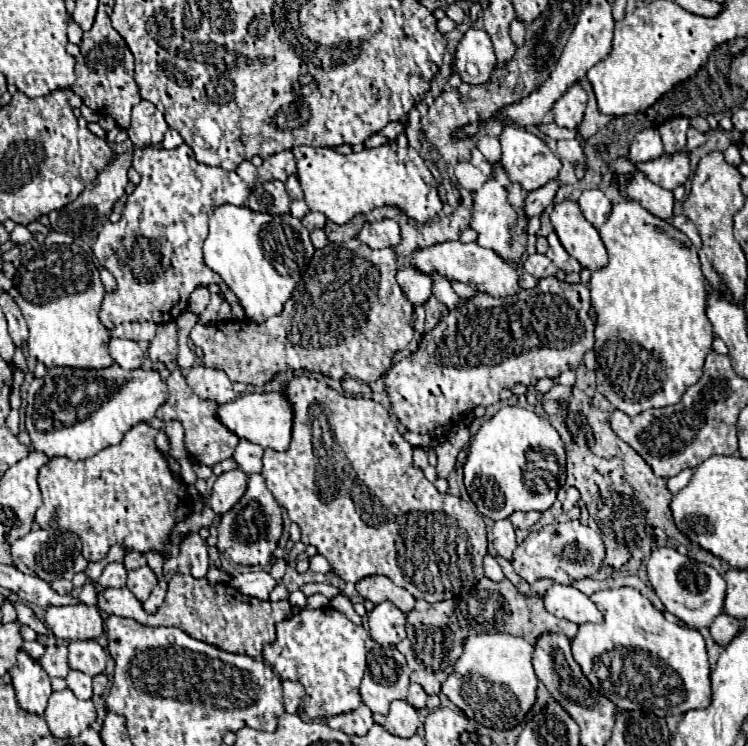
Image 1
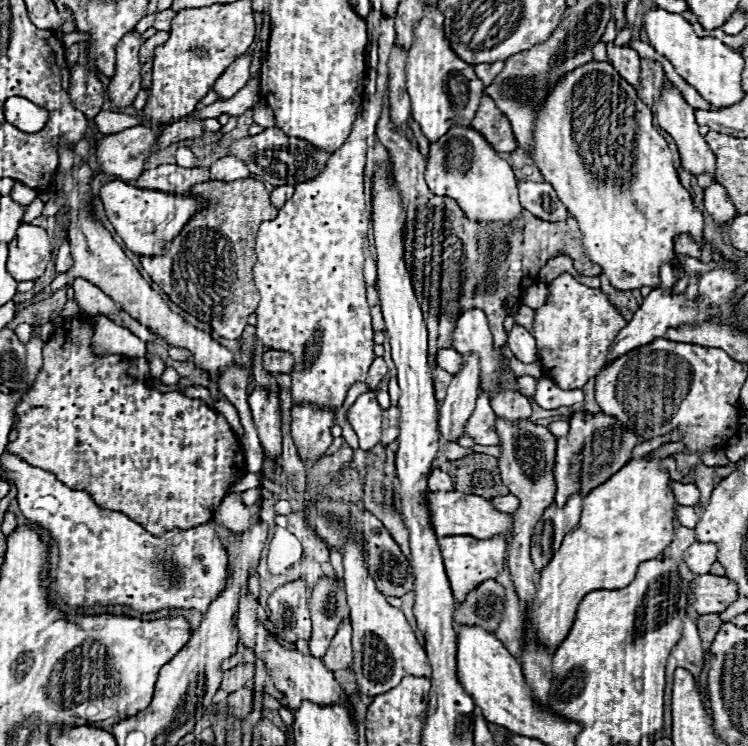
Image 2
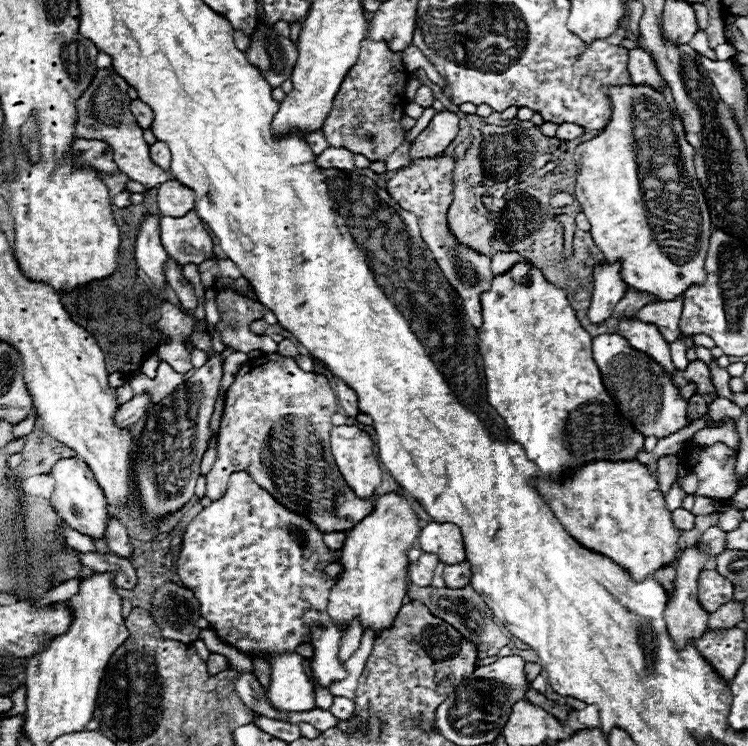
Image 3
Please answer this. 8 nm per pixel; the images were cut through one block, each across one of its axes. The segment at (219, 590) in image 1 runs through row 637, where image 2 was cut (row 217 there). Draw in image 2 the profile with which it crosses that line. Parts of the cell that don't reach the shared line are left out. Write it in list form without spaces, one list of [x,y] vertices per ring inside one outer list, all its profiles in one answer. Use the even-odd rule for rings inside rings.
[[[254,178],[234,182],[208,180],[196,184],[190,194],[202,200],[204,208],[188,220],[176,240],[164,244],[164,254],[140,256],[140,262],[176,306],[200,322],[208,322],[218,336],[236,340],[242,336],[248,316],[260,304],[260,292],[252,274],[256,232],[264,220],[276,218],[278,208],[270,204],[264,184]]]

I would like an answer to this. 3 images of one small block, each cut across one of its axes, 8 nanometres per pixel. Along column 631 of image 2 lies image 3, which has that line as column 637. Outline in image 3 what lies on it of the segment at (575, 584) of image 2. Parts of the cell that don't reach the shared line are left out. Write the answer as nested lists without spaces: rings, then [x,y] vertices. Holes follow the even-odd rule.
[[[598,460],[562,482],[554,482],[546,476],[538,482],[538,488],[564,530],[576,542],[616,562],[632,580],[642,582],[656,570],[676,562],[678,530],[670,518],[656,476],[638,460],[616,464]]]

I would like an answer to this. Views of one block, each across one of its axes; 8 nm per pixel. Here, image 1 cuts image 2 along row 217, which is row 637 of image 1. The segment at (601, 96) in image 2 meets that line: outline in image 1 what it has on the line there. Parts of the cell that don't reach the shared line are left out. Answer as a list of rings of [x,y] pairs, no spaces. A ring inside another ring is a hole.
[[[630,586],[598,590],[590,596],[596,608],[604,614],[600,624],[580,624],[572,640],[574,660],[580,664],[590,684],[616,704],[620,710],[644,710],[656,716],[684,714],[692,708],[706,708],[710,704],[710,666],[706,656],[704,638],[698,630],[686,630],[664,618],[640,590]]]

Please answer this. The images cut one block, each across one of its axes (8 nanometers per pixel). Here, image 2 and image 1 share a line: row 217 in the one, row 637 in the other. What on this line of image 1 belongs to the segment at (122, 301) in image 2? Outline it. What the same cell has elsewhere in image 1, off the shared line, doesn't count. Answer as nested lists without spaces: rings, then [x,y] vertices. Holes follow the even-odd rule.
[[[50,606],[46,610],[46,626],[56,638],[94,640],[104,632],[104,622],[96,606]]]

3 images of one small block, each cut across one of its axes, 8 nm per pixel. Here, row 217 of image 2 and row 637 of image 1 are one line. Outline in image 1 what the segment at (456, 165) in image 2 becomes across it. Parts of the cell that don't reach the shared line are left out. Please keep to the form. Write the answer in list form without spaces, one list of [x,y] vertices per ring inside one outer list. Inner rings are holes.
[[[506,632],[468,636],[454,672],[442,684],[442,692],[468,718],[498,730],[514,728],[536,700],[538,680],[530,662],[532,650],[532,644]]]

